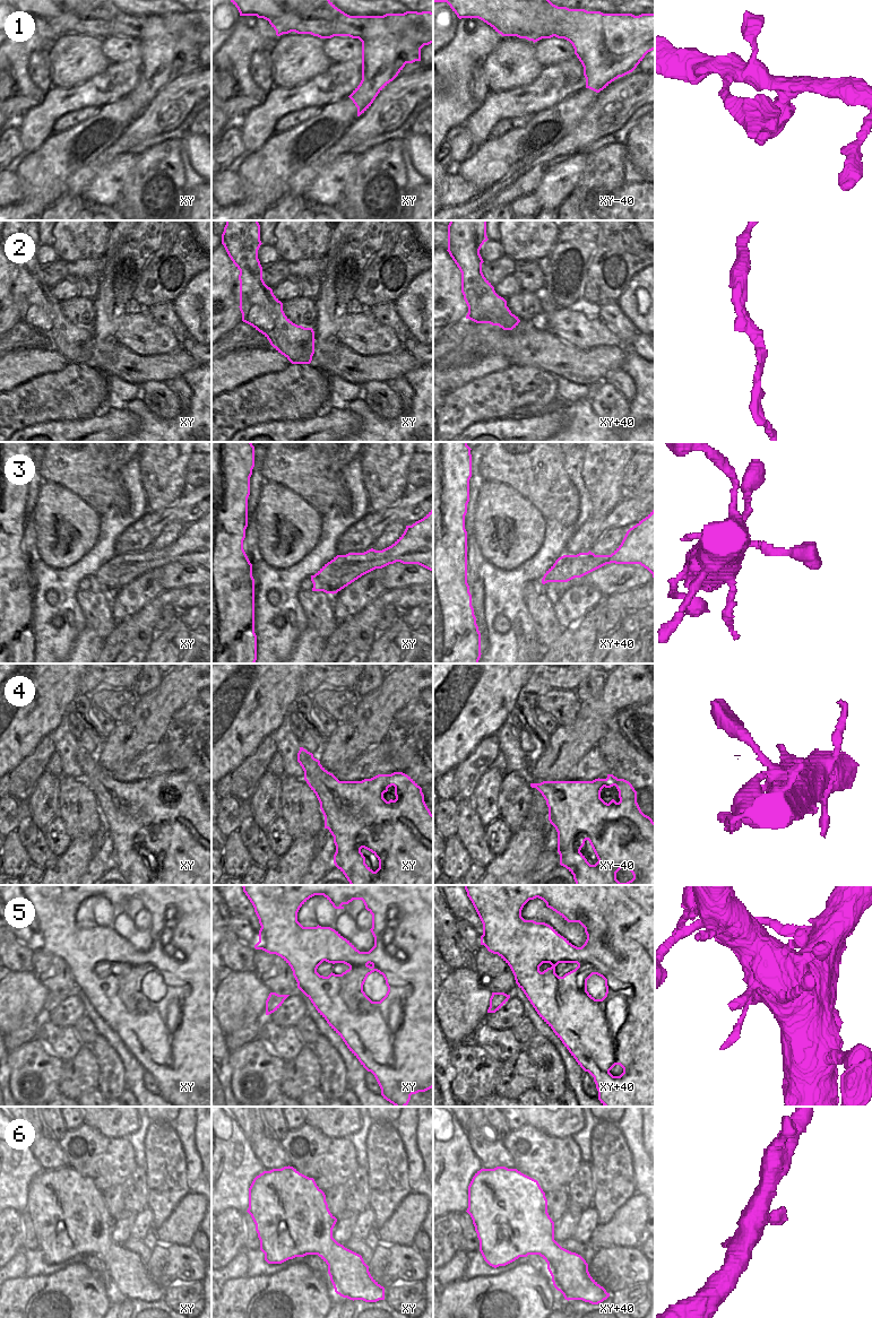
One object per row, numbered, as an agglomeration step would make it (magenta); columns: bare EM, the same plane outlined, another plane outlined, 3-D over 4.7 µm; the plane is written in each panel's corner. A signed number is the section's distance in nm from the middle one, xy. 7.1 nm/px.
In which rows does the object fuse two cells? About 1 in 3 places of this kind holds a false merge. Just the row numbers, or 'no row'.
no row.

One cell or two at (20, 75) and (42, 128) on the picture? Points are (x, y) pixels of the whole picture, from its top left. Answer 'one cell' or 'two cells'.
two cells

